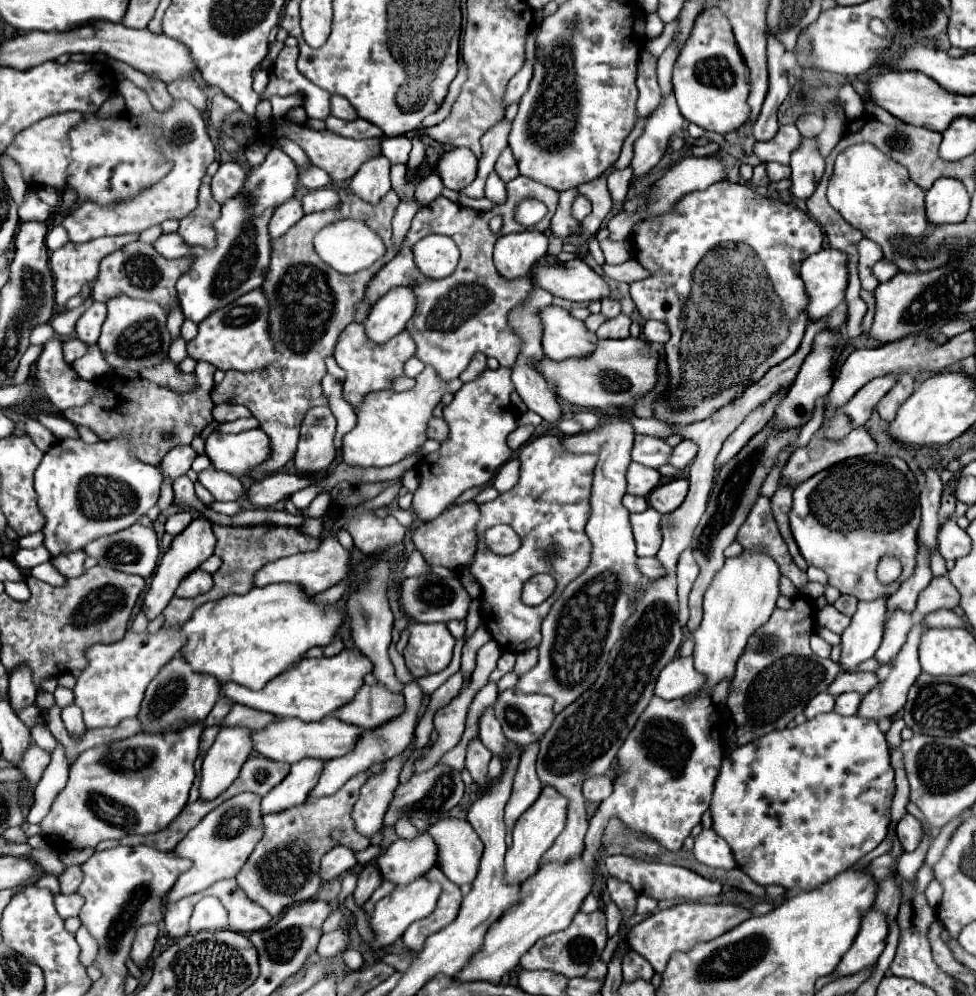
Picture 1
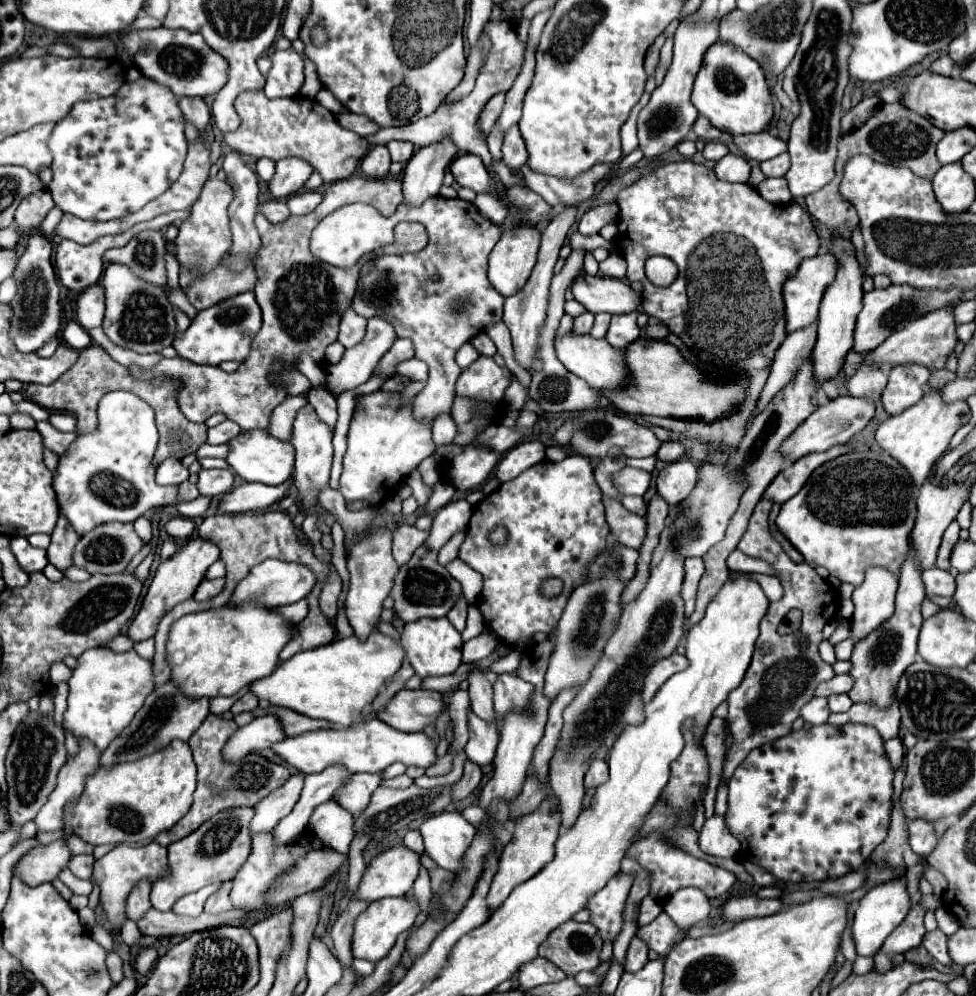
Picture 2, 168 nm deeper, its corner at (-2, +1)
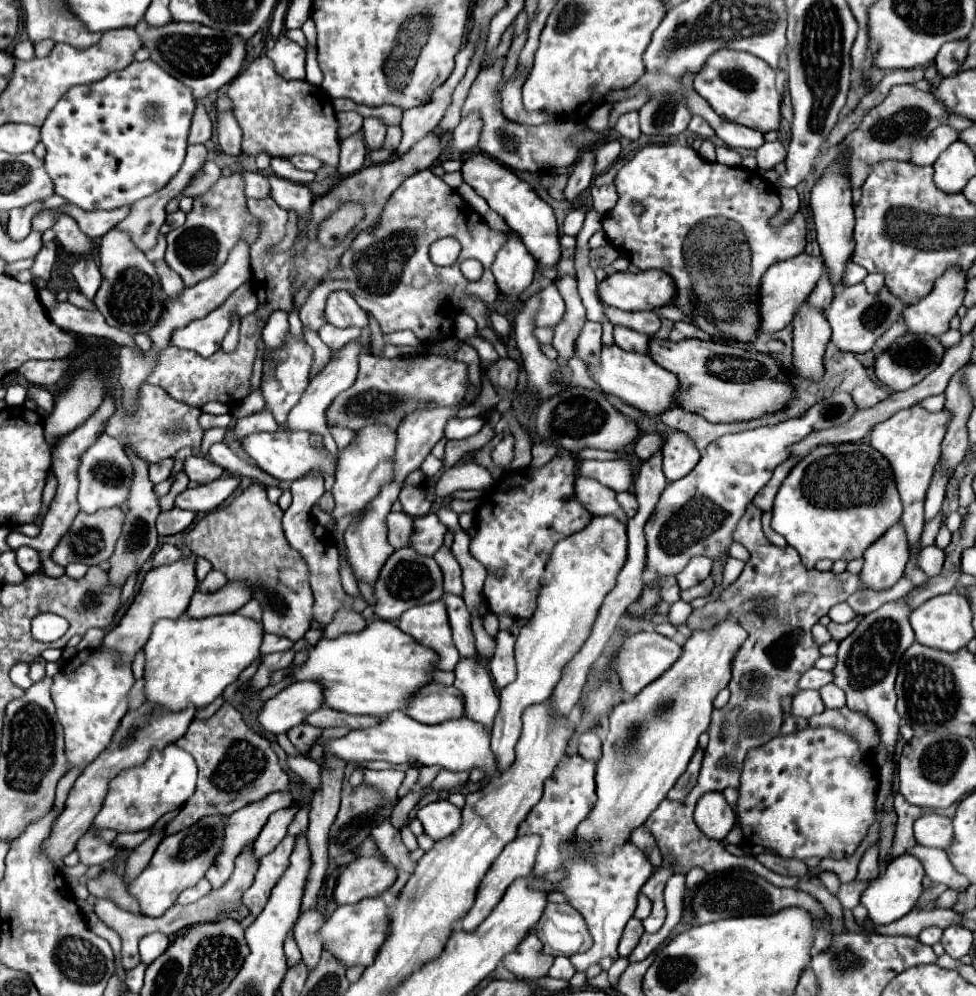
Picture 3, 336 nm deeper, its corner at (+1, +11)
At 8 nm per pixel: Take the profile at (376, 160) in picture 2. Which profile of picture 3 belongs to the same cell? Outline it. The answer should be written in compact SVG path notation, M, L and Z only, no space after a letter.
M367 117L363 121L363 135L365 135L367 149L381 149L385 141L385 131L387 131L387 125L381 119Z

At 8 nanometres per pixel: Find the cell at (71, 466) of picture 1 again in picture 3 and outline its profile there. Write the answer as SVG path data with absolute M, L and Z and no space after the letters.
M103 433L81 457L79 463L79 505L81 511L93 513L103 507L115 507L127 501L129 485L131 485L133 473L131 473L131 461L123 451L123 445L115 439Z

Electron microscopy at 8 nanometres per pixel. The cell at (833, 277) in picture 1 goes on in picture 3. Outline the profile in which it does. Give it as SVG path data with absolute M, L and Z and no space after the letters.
M801 253L793 259L781 261L771 265L765 275L761 277L761 289L759 289L759 331L761 333L775 333L785 329L795 315L795 309L809 297L815 283L819 281L823 261L819 257Z

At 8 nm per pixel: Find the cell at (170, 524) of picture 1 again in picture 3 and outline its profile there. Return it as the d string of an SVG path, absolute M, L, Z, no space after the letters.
M173 507L167 513L159 513L157 517L157 531L159 535L175 535L185 531L195 519L193 511L181 511L177 507Z

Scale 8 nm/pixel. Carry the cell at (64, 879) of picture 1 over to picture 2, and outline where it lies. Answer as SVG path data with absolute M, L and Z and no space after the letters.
M74 855L68 863L70 871L78 877L78 879L90 879L92 877L92 865L94 865L94 857L92 855Z

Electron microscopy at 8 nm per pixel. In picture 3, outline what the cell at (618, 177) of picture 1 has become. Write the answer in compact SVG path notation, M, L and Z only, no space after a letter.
M629 111L629 113L621 115L615 131L619 131L627 139L637 139L641 135L641 131L639 131L639 113L637 111Z

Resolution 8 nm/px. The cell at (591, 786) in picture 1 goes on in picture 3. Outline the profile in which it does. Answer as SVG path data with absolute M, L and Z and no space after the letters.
M593 729L579 735L577 753L585 759L595 759L595 761L601 759L601 739L597 737L597 733Z

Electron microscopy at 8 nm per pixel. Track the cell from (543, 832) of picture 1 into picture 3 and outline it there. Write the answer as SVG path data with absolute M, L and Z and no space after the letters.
M525 835L525 837L517 837L513 839L509 845L505 845L505 849L501 851L501 855L493 861L493 865L489 867L489 871L485 873L485 879L479 883L479 889L475 893L475 903L469 909L469 913L465 915L465 919L461 921L461 929L465 931L475 931L481 921L491 913L491 909L501 901L501 897L505 895L505 889L519 877L527 877L533 871L535 865L535 855L537 849L541 845L541 839L537 835Z

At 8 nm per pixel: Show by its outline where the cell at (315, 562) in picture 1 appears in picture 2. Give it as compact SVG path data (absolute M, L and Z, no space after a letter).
M266 559L264 563L252 567L252 571L244 577L244 581L238 583L230 603L236 605L236 603L242 603L246 599L258 599L264 605L282 607L282 605L296 603L296 601L304 599L314 589L314 585L316 585L316 575L306 565L280 561L280 559Z

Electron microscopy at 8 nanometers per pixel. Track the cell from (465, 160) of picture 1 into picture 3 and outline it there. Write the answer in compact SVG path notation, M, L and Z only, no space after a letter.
M471 153L463 161L461 173L463 173L463 181L469 183L481 197L485 197L489 207L497 211L507 221L507 225L521 237L527 251L537 259L539 265L545 267L557 265L561 257L561 245L559 245L559 231L553 209L531 189L529 183L521 181L511 169L505 169L503 165L499 165L491 157L485 157L483 153Z

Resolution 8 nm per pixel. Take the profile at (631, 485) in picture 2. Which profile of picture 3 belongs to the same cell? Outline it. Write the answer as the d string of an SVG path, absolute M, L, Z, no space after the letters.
M593 459L579 461L577 475L591 477L613 491L627 491L629 485L633 483L631 465L623 459L617 459L617 461L593 461Z

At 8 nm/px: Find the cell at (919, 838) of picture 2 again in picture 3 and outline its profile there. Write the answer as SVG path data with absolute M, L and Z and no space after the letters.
M927 813L915 821L915 837L925 847L947 849L953 841L953 823L947 817Z

